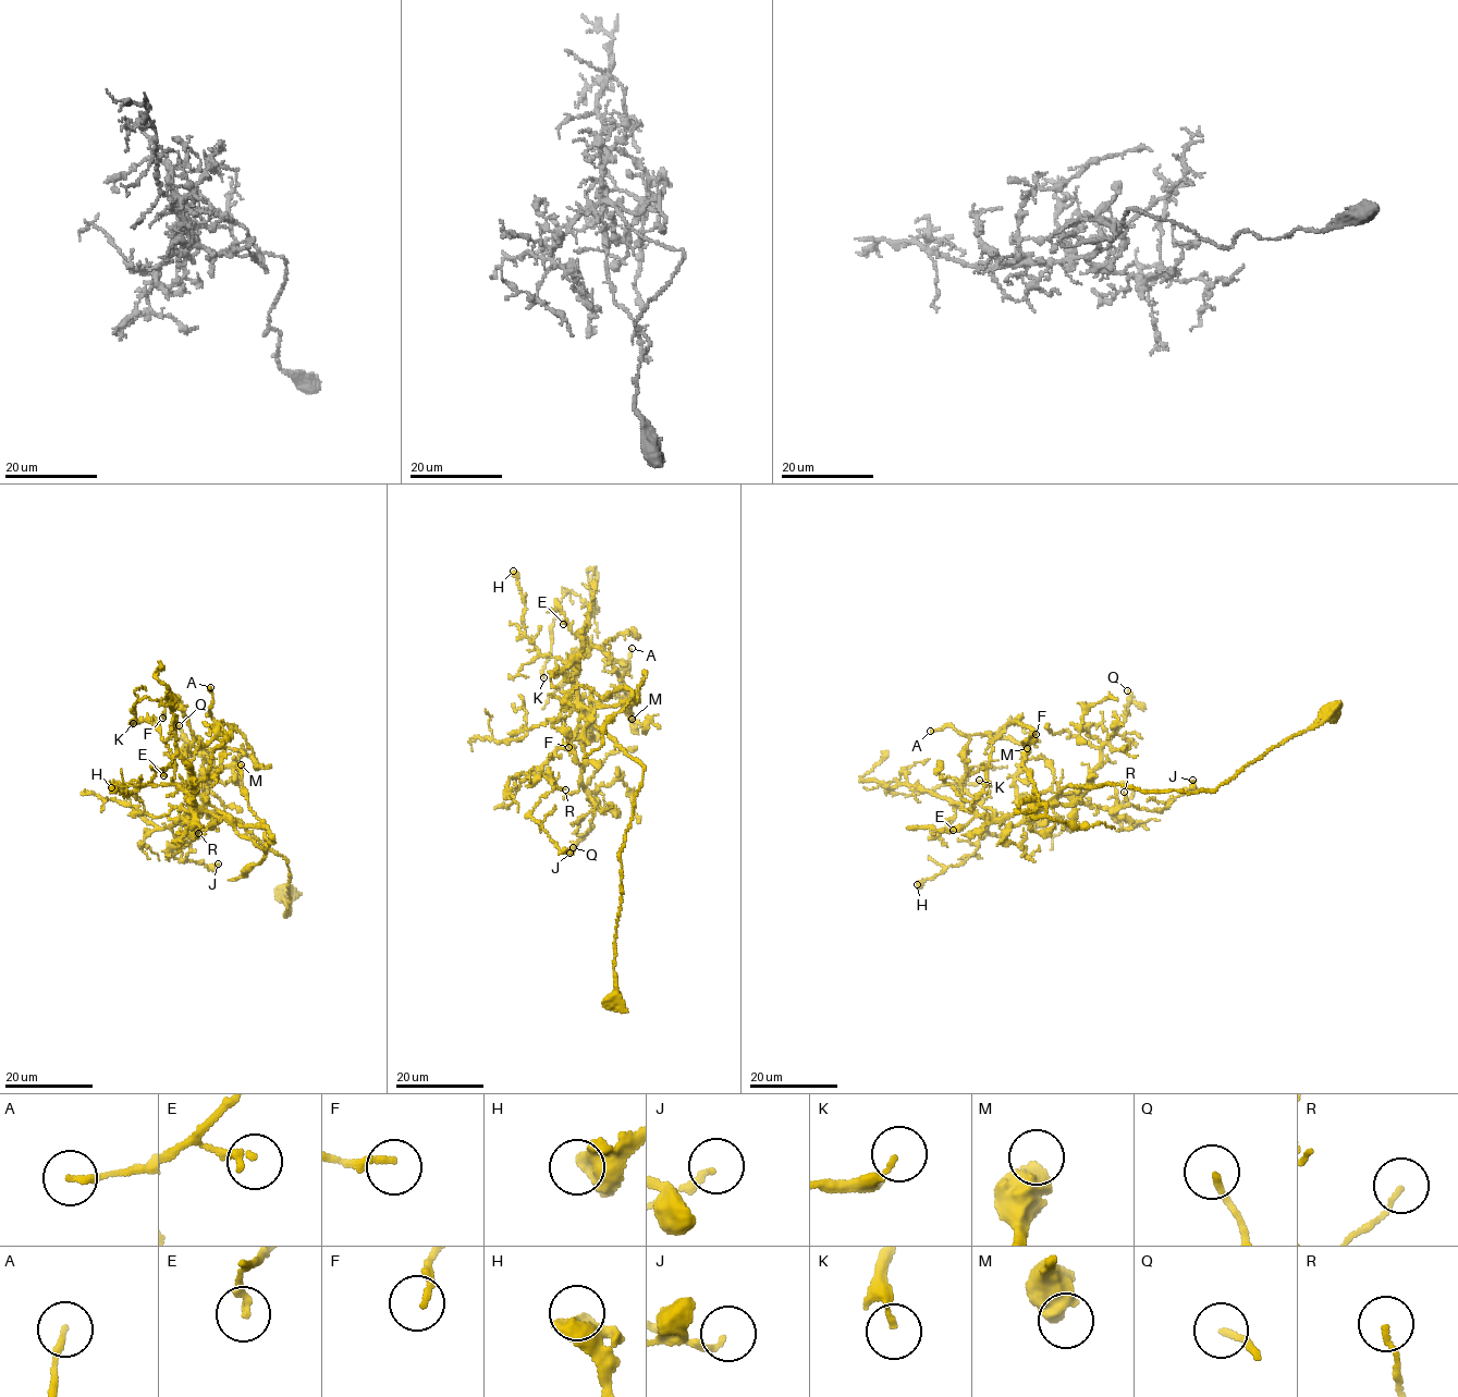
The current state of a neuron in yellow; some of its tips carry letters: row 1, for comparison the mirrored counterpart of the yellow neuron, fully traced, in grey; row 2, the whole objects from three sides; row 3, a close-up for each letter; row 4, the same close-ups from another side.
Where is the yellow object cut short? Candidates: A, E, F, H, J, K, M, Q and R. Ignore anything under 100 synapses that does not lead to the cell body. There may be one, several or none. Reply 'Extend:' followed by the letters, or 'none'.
Extend: none

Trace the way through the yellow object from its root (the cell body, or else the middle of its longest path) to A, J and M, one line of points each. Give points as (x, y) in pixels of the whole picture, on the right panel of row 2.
A: (1334, 713), (1215, 791), (1070, 785), (1042, 807), (990, 820), (972, 806), (987, 781), (991, 733), (930, 731)
J: (1334, 713), (1215, 791), (1070, 785), (1050, 801), (1062, 795), (1113, 809), (1162, 810), (1192, 780)
M: (1334, 713), (1215, 791), (1070, 785), (1045, 805), (1032, 803), (1037, 818), (1045, 806), (1021, 763), (1027, 748)

